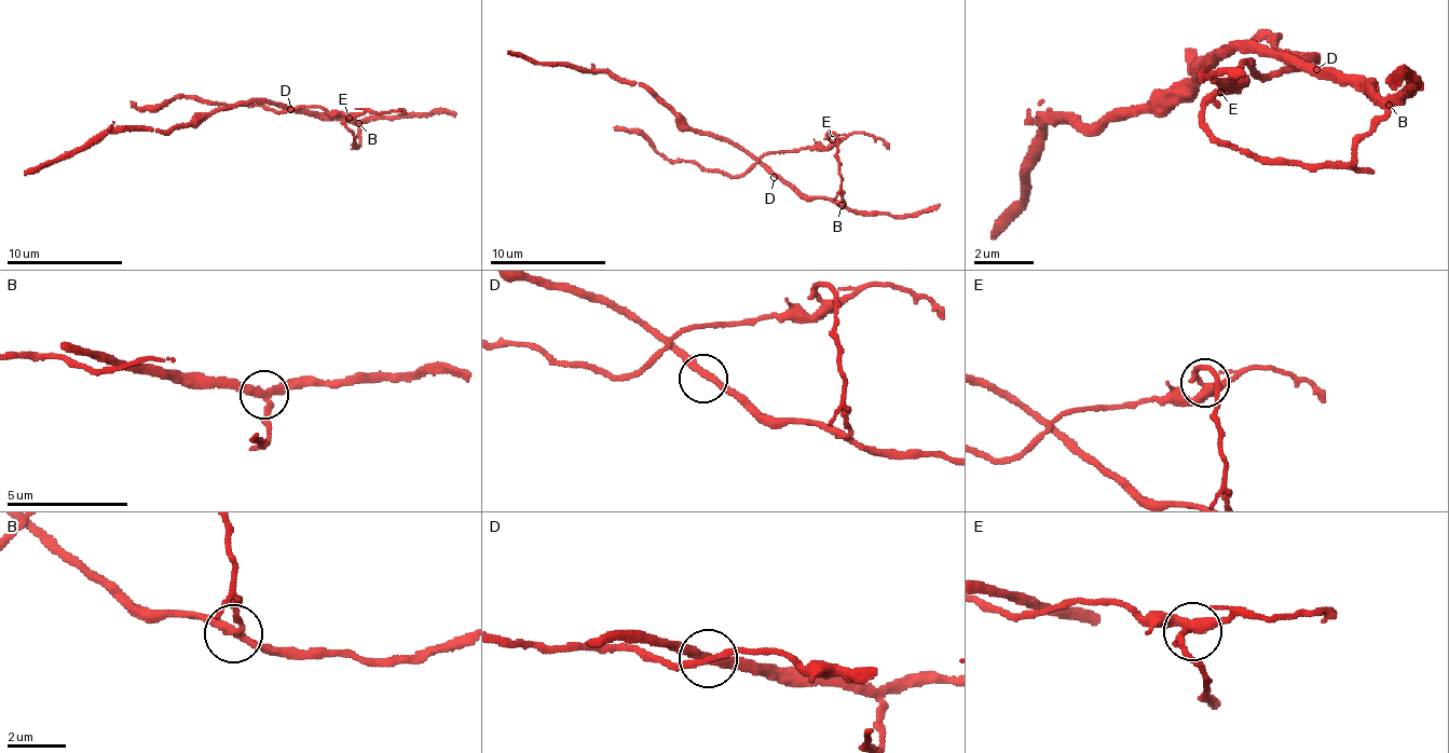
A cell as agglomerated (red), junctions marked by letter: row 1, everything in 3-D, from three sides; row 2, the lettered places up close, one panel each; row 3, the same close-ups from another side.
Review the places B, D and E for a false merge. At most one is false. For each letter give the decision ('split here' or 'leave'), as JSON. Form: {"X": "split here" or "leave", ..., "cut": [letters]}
{"B": "split here", "D": "leave", "E": "leave", "cut": ["B"]}

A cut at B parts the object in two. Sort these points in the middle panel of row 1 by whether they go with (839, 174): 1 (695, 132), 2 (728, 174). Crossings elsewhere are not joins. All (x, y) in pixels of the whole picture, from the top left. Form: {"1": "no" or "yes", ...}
{"1": "no", "2": "yes"}

